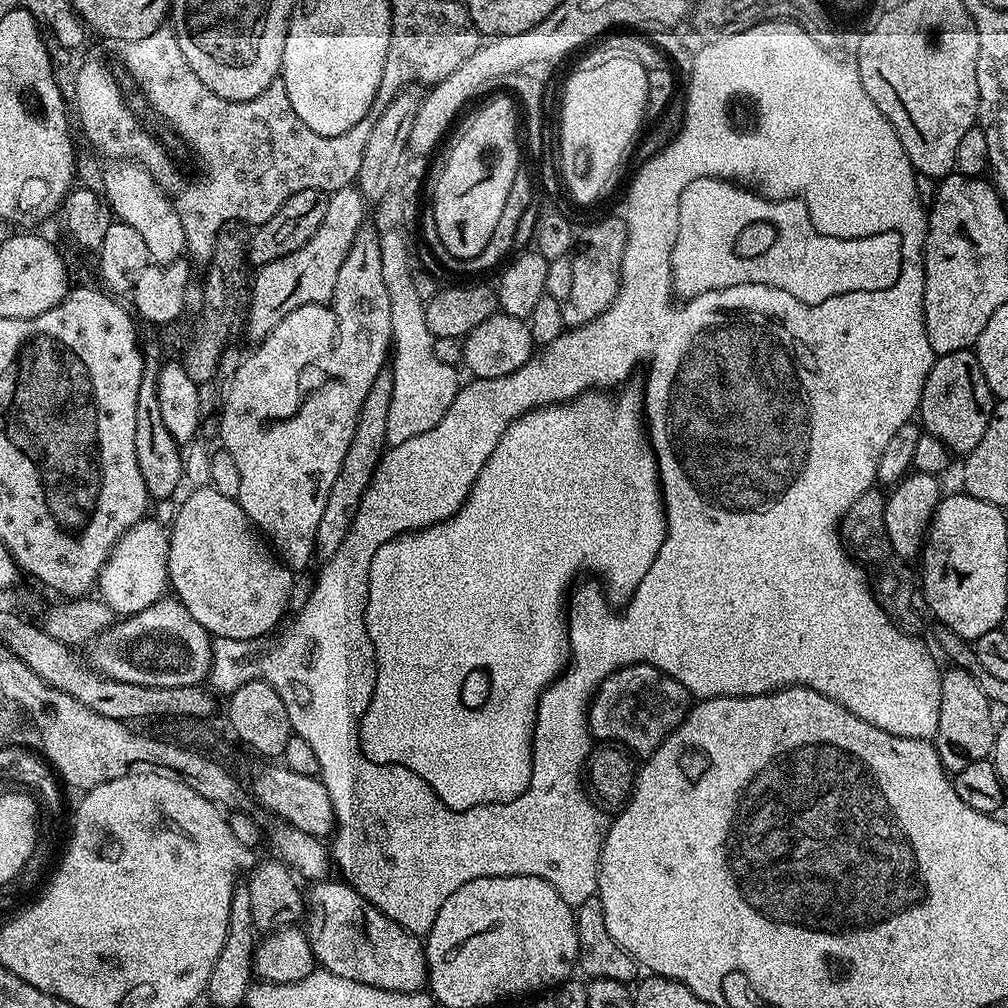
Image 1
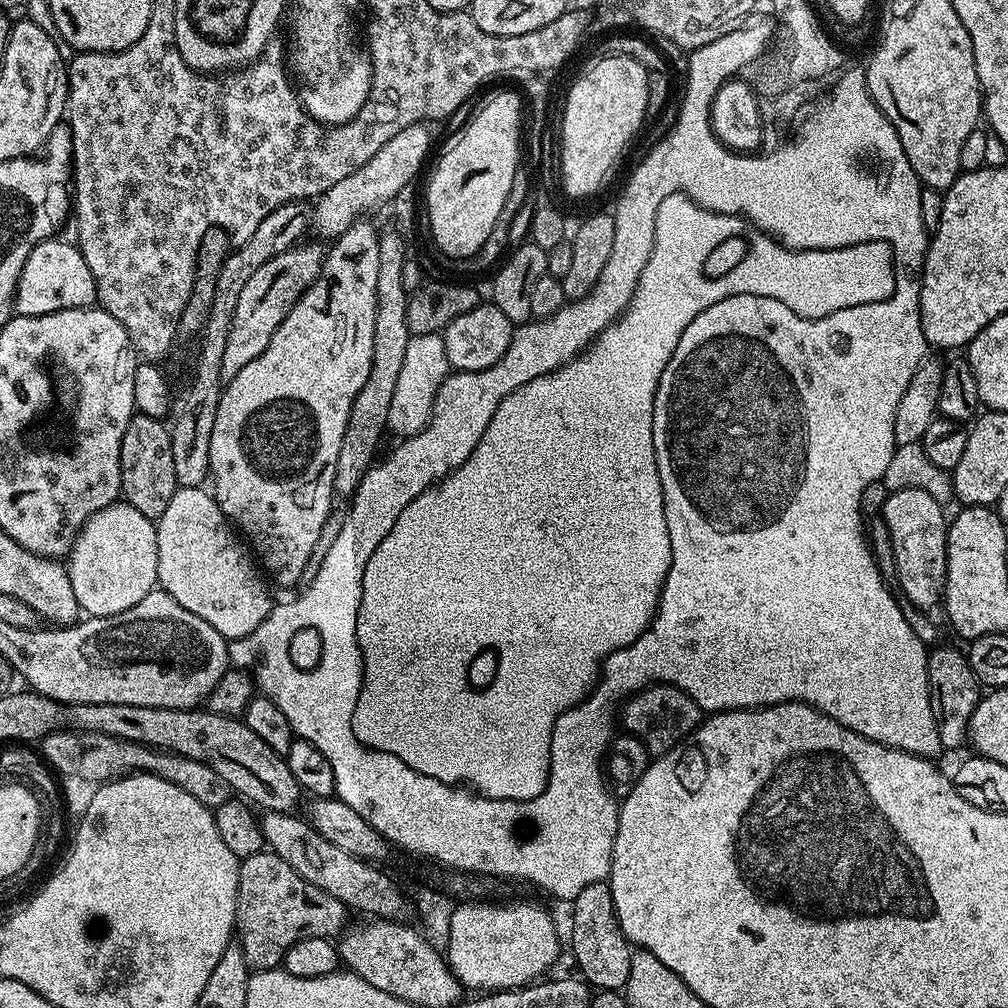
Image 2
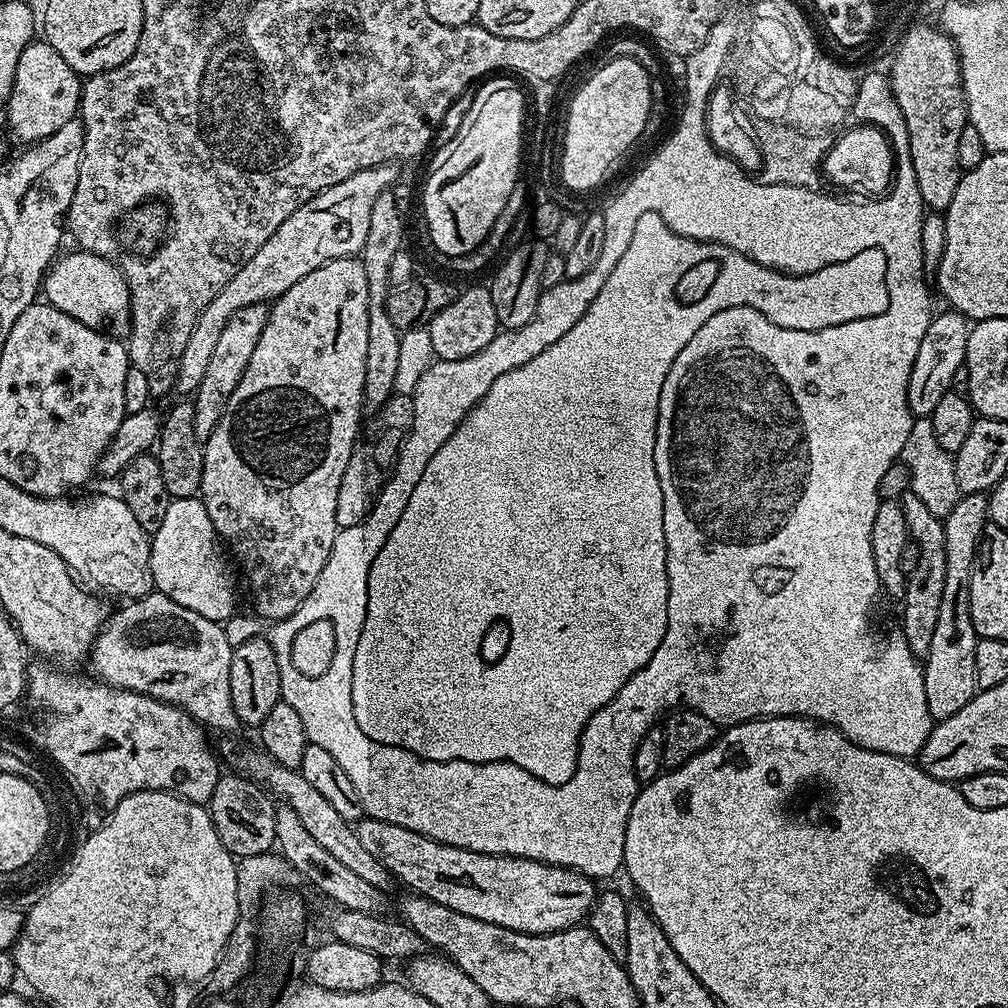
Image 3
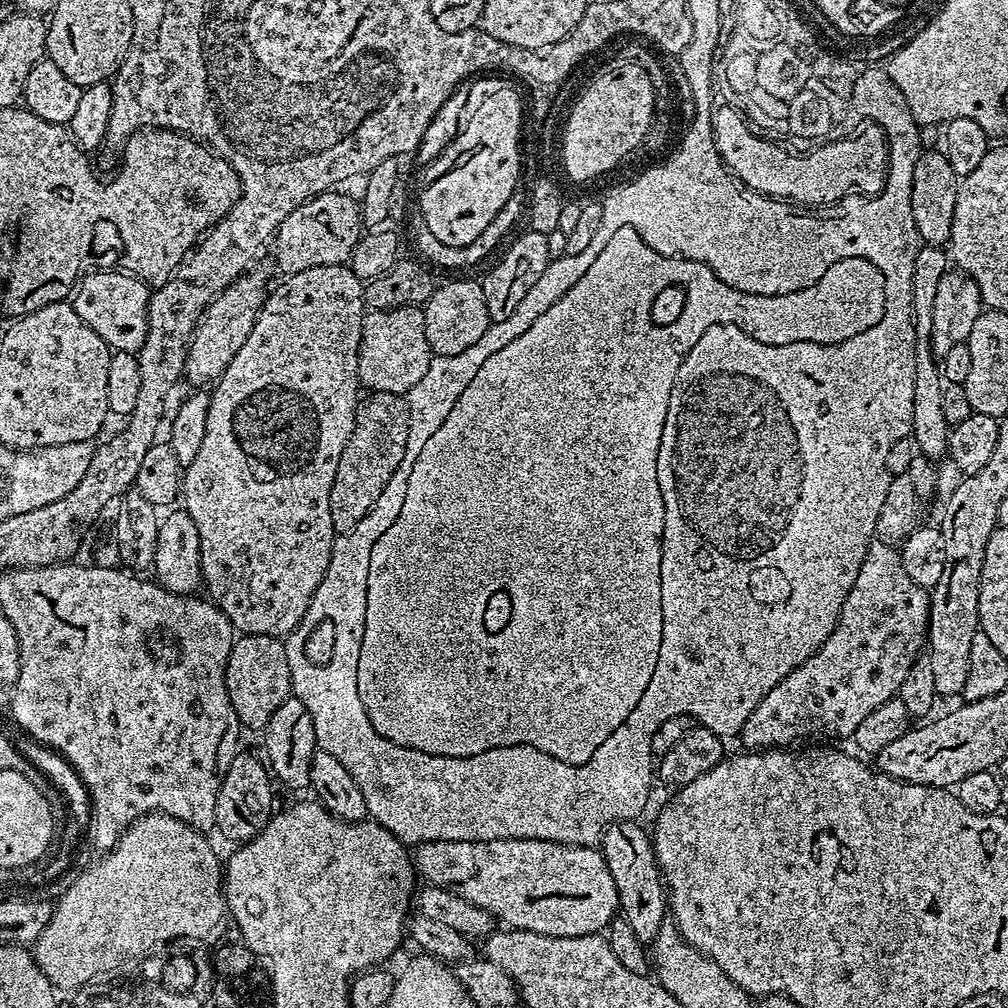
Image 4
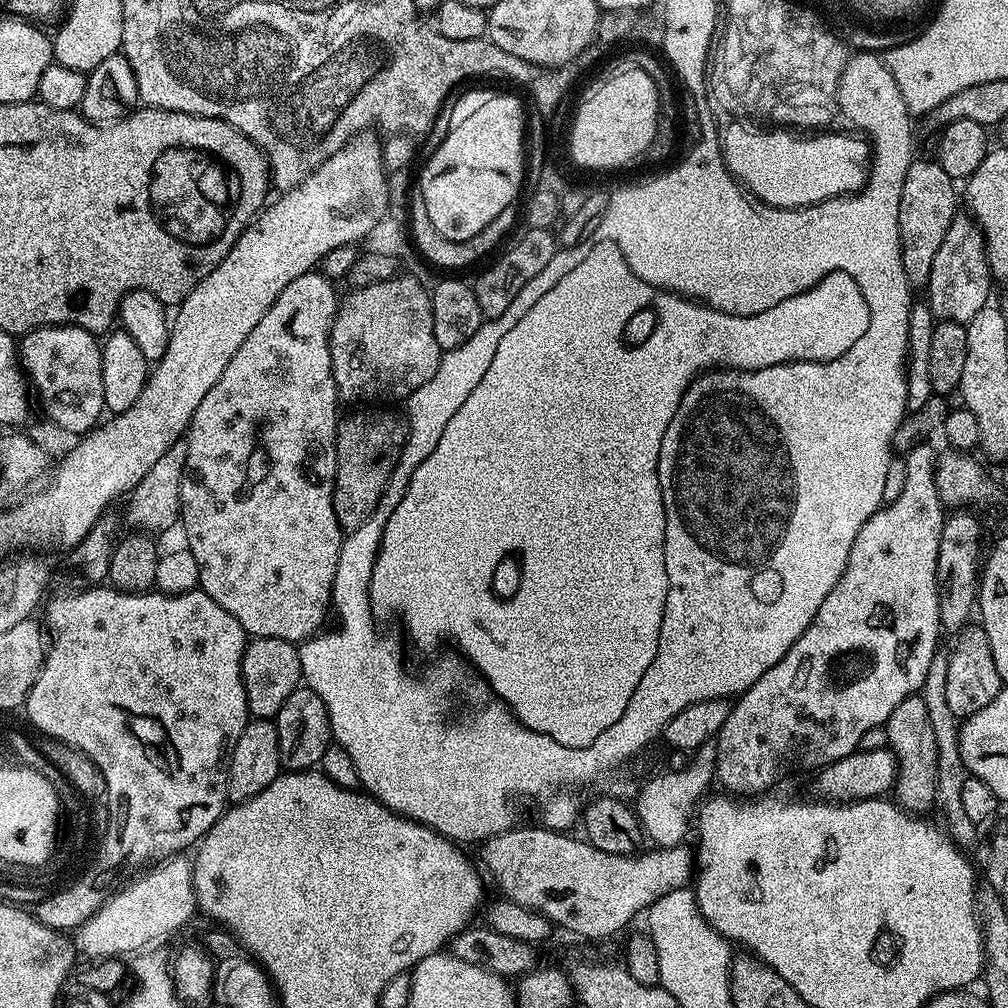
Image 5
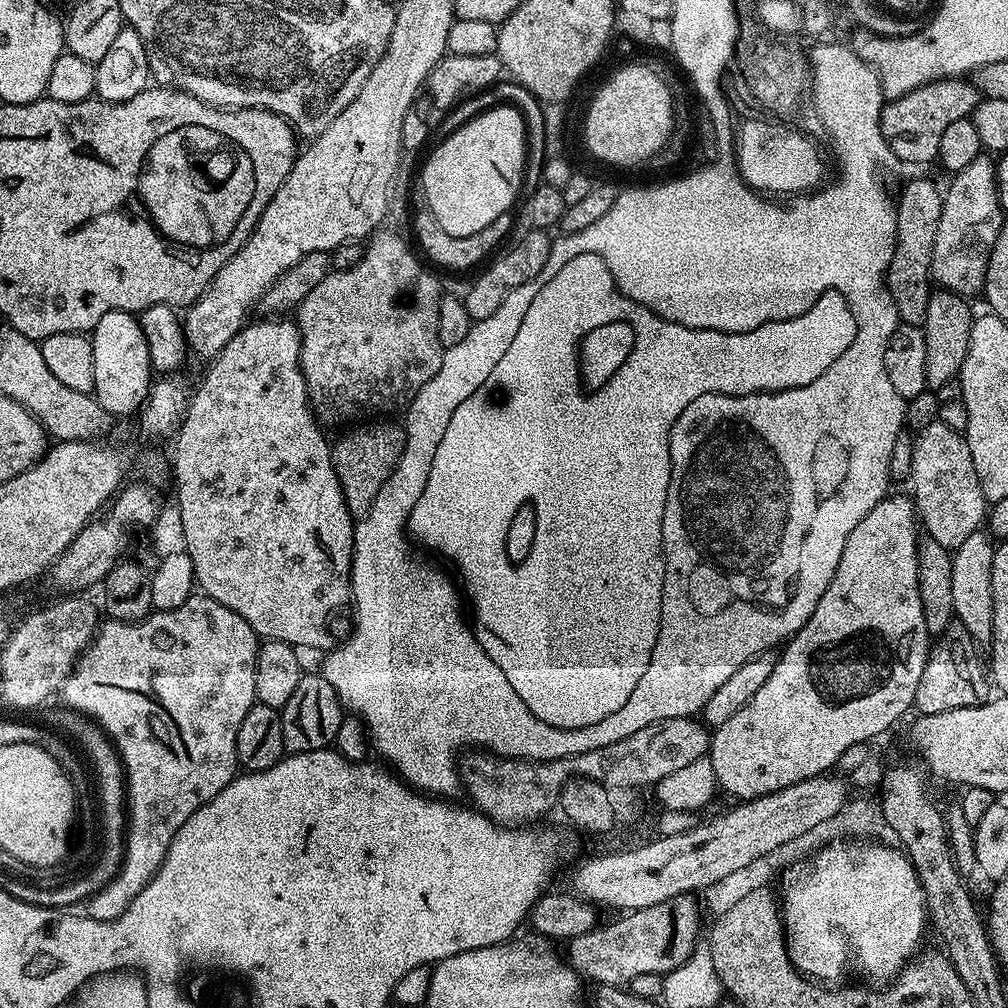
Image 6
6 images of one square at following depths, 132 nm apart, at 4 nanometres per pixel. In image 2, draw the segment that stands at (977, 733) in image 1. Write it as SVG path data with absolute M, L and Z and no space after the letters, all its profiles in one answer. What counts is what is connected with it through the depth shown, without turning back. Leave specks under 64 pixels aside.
M936 646L928 653L928 695L932 698L932 717L941 749L960 748L968 740L968 723L982 695L967 655L956 648Z

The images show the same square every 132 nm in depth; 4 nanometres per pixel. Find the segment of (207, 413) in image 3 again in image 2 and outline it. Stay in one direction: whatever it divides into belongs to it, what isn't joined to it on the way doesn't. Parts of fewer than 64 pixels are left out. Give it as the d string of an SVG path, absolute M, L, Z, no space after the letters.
M302 242L276 255L246 282L223 351L221 378L224 382L232 380L234 374L239 374L249 362L258 358L258 354L262 354L262 350L266 350L266 346L270 346L274 330L281 325L301 294L320 276L325 251L323 247L308 243Z

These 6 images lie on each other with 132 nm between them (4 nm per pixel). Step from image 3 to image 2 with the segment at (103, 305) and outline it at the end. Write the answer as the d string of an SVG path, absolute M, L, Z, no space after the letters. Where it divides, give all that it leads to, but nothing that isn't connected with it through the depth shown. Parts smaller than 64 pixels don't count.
M60 239L44 240L34 246L34 250L30 250L30 258L26 258L26 266L22 266L22 274L16 287L14 308L19 315L41 316L54 314L58 310L91 308L97 303L94 274L90 274L86 258L82 258L75 243L67 244Z

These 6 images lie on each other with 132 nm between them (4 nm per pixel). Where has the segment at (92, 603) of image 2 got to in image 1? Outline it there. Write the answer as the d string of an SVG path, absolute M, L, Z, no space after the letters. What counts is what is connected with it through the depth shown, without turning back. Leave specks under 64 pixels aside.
M145 518L125 532L112 548L109 562L100 571L96 590L99 599L110 606L115 615L132 616L163 597L168 588L168 537L158 520Z

